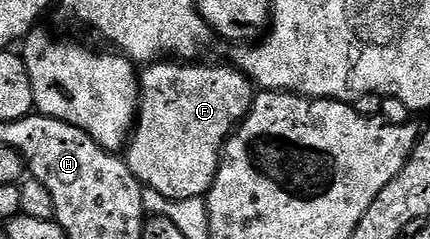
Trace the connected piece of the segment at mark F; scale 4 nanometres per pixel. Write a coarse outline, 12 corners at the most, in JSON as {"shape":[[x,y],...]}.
{"shape":[[235,65],[140,74],[126,161],[170,200],[204,198],[252,108]]}

